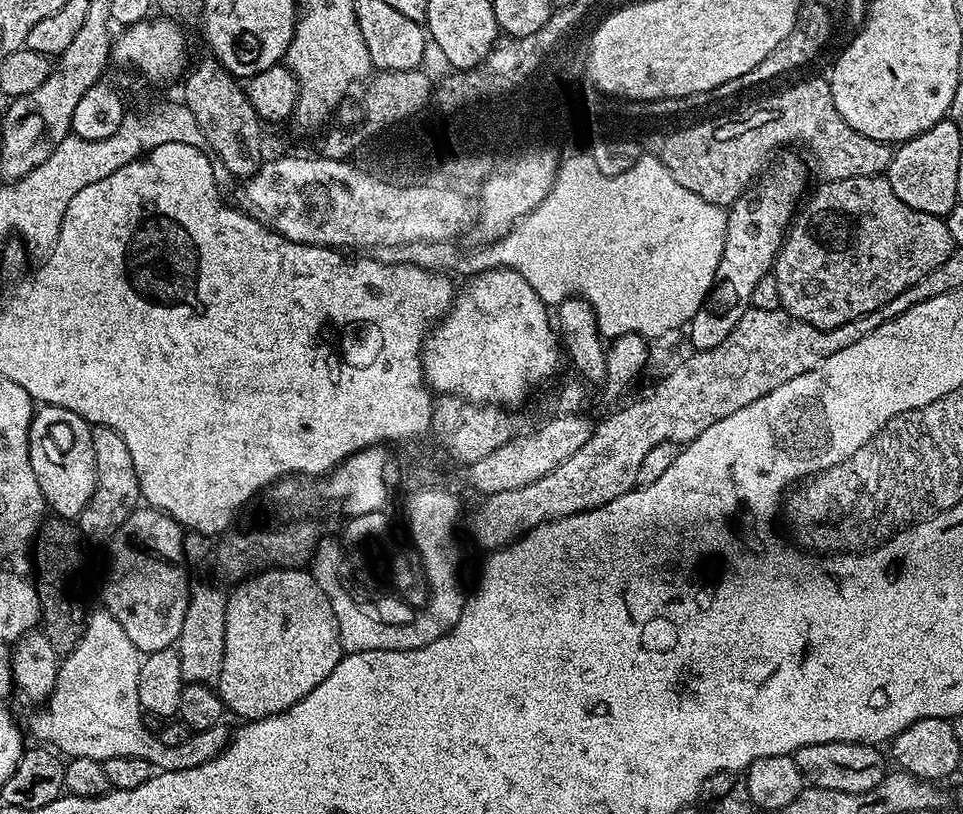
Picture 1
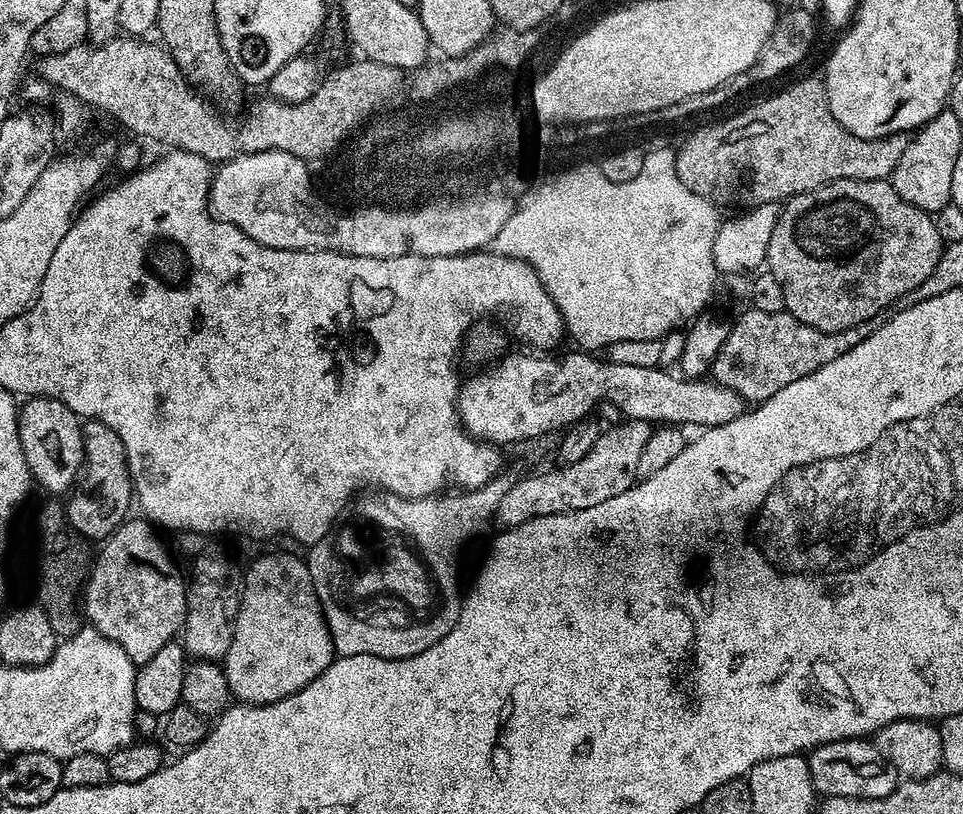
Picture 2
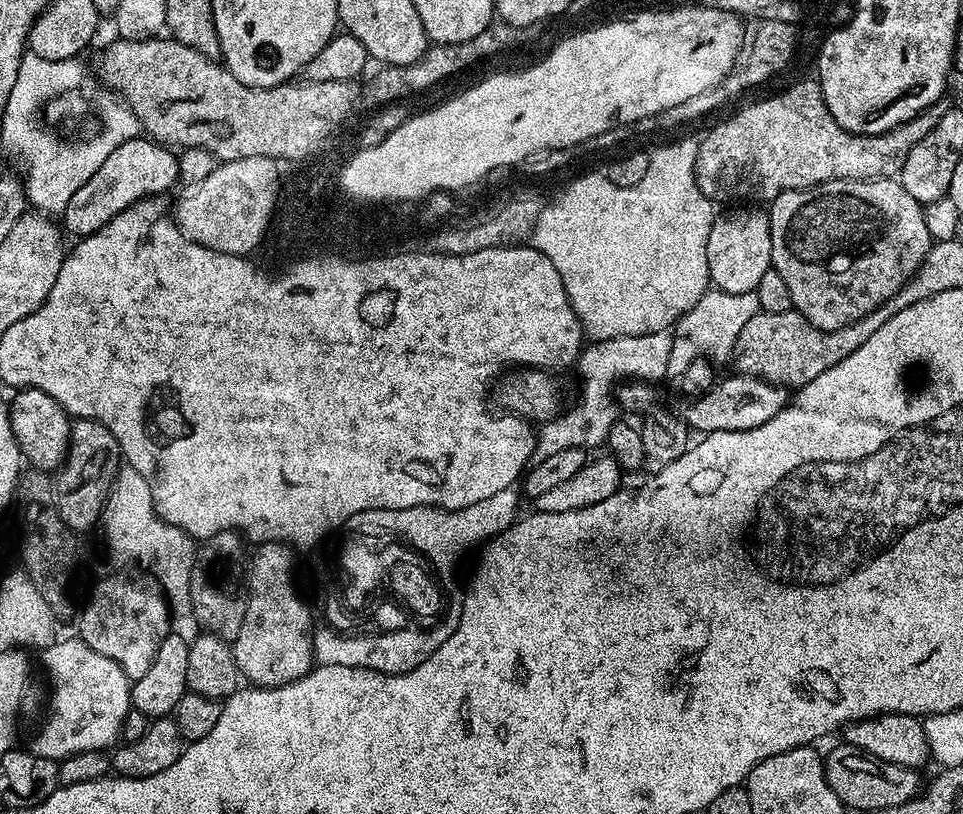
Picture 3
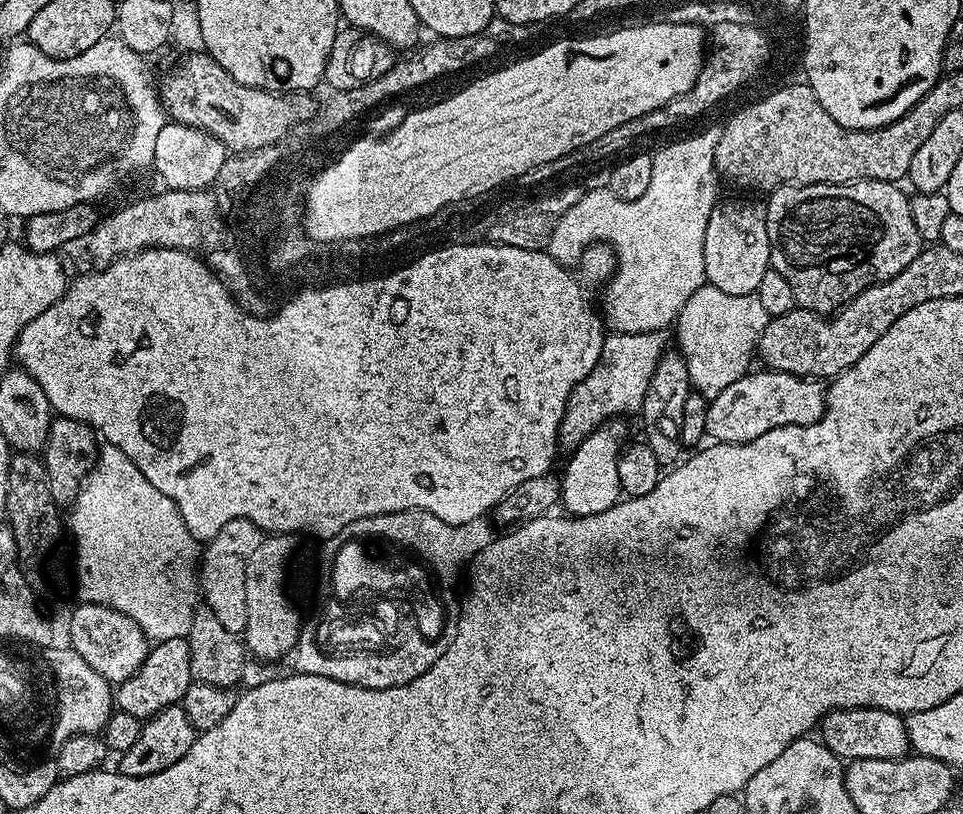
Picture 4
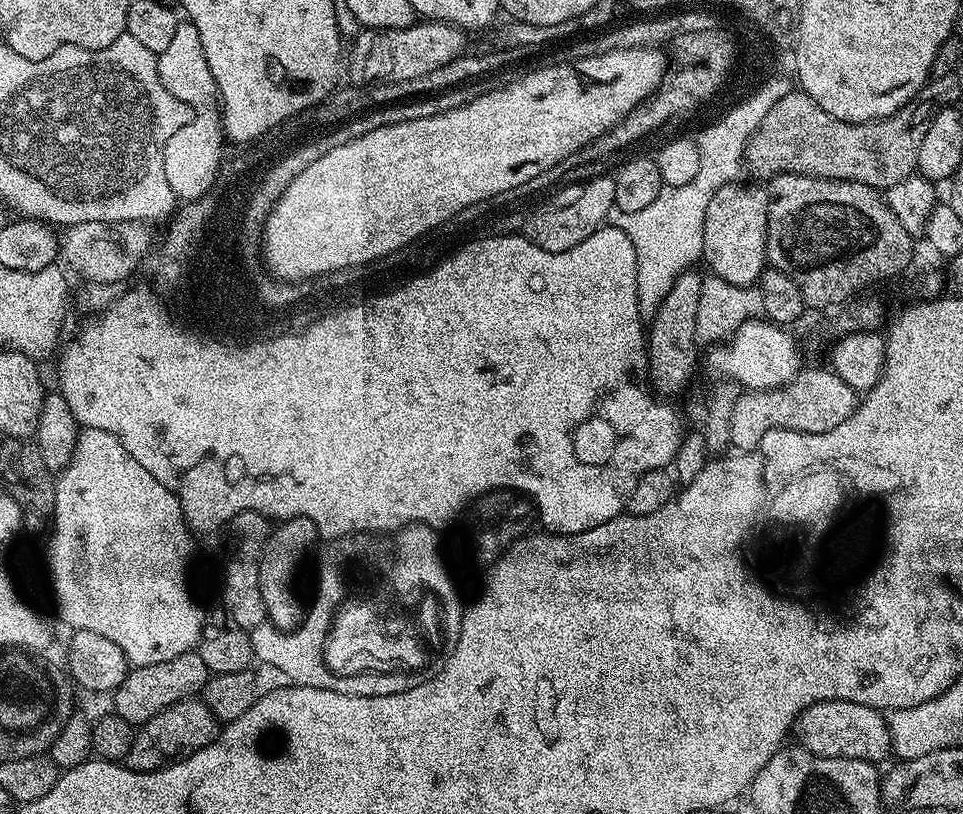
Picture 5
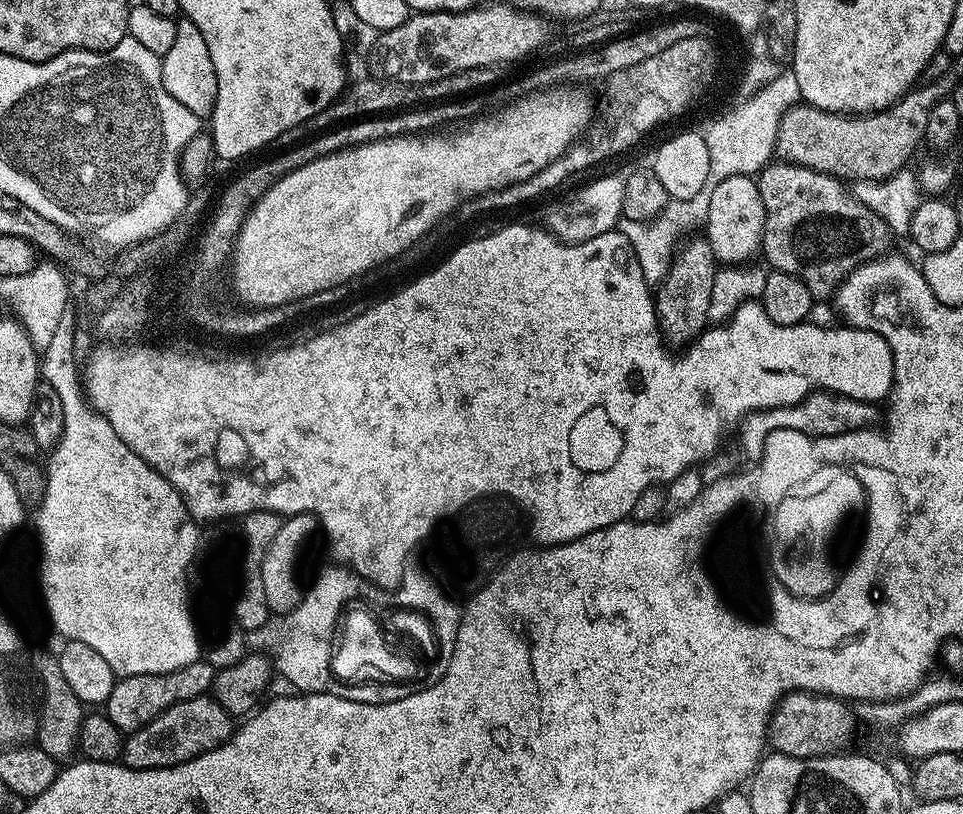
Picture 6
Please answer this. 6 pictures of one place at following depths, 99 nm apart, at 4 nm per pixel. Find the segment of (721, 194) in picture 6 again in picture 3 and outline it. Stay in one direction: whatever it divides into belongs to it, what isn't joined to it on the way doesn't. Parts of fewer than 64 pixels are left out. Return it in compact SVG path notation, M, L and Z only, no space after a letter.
M748 210L717 219L707 239L707 268L711 283L722 292L748 293L756 289L764 272L771 269L772 239L765 211Z

